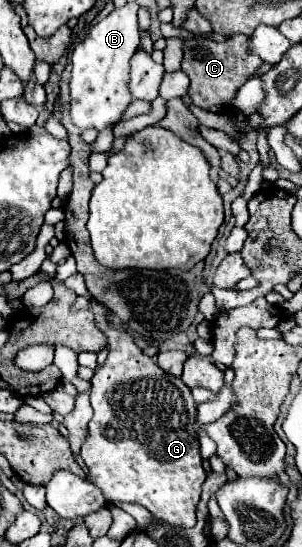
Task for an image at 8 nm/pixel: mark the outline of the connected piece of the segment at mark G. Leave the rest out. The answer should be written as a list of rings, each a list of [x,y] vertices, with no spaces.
[[[91,299],[95,323],[109,339],[109,357],[95,369],[91,379],[91,407],[93,419],[89,421],[89,437],[81,447],[81,457],[89,467],[91,481],[101,489],[107,503],[139,503],[153,513],[155,519],[165,521],[173,527],[193,527],[195,509],[201,495],[201,485],[207,479],[203,459],[199,455],[199,439],[195,431],[195,401],[191,389],[169,373],[163,373],[157,363],[143,355],[133,343],[133,337],[107,327],[107,309]]]

